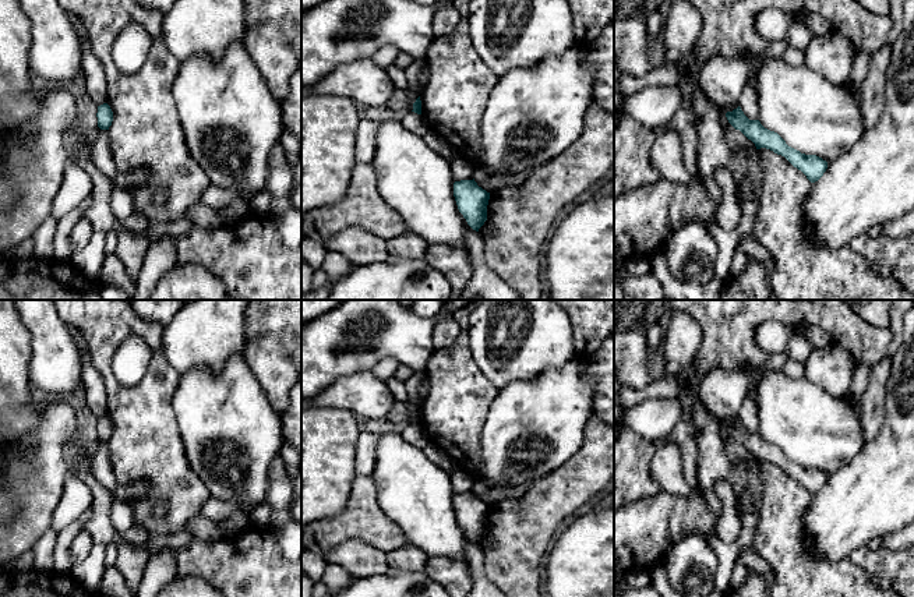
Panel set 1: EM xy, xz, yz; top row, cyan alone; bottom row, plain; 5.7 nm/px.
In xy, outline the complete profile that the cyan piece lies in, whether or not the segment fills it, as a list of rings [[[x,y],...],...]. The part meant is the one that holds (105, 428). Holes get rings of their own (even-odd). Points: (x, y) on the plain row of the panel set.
[[[107,416],[98,418],[98,439],[100,442],[109,442],[113,434],[113,424]]]

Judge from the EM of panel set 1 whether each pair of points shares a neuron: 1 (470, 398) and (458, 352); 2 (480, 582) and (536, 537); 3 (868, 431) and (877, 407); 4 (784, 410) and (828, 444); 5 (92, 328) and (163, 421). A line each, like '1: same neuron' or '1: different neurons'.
1: same neuron
2: different neurons
3: same neuron
4: same neuron
5: same neuron

